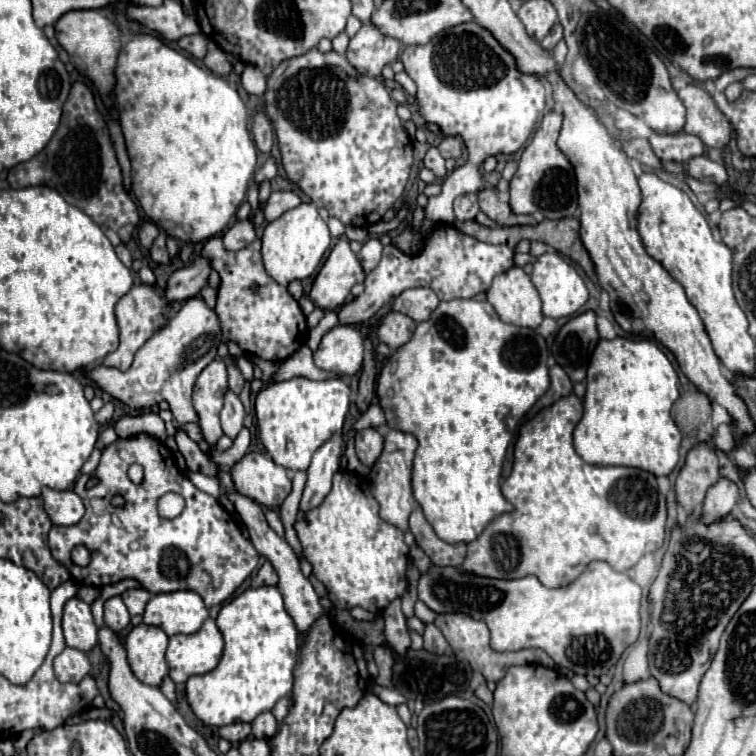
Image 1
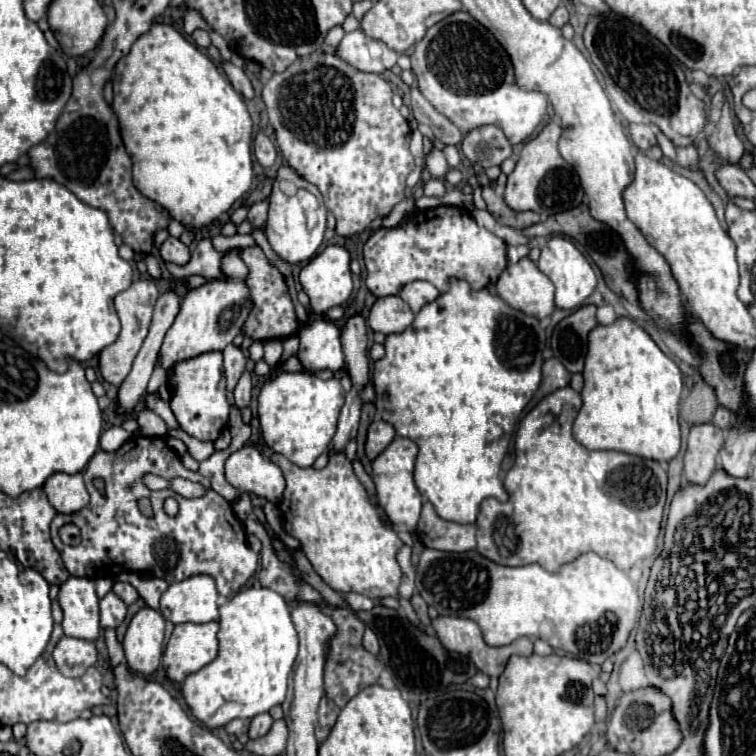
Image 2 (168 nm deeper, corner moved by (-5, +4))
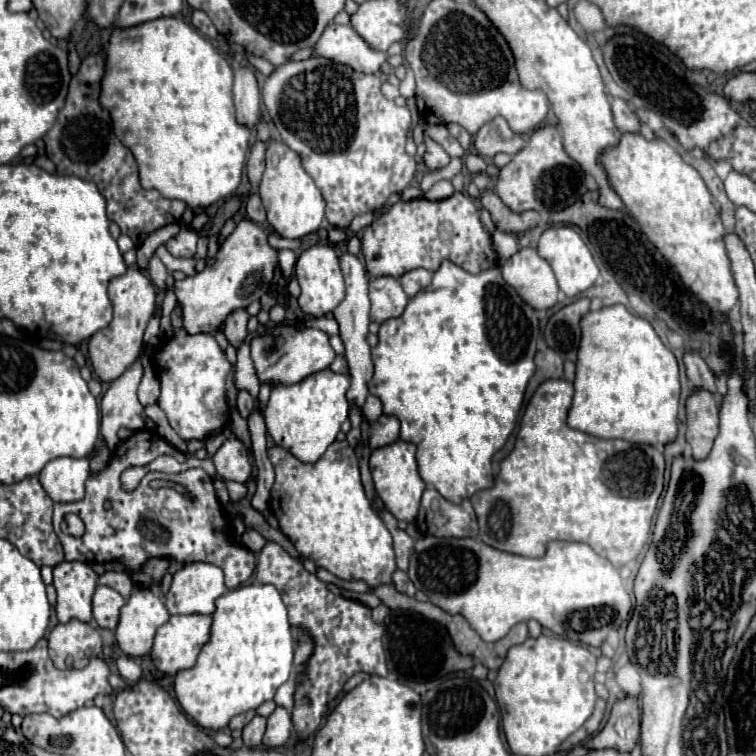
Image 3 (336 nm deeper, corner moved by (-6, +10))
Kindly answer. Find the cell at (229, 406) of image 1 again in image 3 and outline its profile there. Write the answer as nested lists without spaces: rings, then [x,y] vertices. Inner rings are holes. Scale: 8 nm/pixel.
[[[246,308],[242,310],[234,310],[228,318],[226,318],[226,324],[224,324],[224,334],[226,338],[234,344],[234,348],[240,346],[240,342],[246,338],[246,324],[248,324],[248,318],[250,314],[246,312]]]

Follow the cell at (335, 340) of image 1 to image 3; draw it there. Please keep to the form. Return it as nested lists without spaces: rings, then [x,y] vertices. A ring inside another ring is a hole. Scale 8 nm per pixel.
[[[270,324],[262,334],[254,336],[250,342],[250,358],[256,368],[260,384],[296,384],[306,376],[328,368],[334,360],[334,350],[328,342],[328,334],[316,328],[288,326],[288,324]]]

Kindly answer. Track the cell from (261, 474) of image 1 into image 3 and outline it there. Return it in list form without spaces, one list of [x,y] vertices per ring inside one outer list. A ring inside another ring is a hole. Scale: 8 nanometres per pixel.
[[[238,438],[224,440],[212,460],[218,470],[218,476],[224,480],[246,482],[252,476],[252,460]]]

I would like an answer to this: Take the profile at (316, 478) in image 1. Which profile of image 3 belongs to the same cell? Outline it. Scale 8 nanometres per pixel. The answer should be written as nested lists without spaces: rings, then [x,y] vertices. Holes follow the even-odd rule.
[[[344,252],[340,256],[340,270],[344,274],[346,282],[346,298],[334,308],[334,318],[340,324],[340,338],[346,348],[346,360],[350,366],[350,390],[348,390],[348,400],[352,404],[362,406],[366,396],[368,396],[368,380],[372,378],[372,358],[370,358],[370,346],[366,342],[368,336],[368,324],[370,324],[370,300],[368,300],[368,274],[364,262],[350,254]]]

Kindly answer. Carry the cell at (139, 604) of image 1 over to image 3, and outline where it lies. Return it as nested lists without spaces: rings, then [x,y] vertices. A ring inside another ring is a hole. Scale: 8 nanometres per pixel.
[[[104,572],[98,582],[104,584],[104,586],[114,588],[114,590],[120,592],[124,598],[128,598],[130,592],[132,592],[132,588],[134,588],[132,578],[130,578],[126,572]]]

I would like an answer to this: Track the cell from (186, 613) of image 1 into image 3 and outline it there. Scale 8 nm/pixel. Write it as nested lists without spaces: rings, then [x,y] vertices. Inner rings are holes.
[[[192,562],[174,574],[166,608],[170,614],[212,614],[214,600],[224,592],[224,572],[218,566]]]

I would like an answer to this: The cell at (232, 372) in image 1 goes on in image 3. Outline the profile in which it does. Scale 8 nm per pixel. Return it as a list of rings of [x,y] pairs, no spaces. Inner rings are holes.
[[[246,390],[238,392],[238,412],[242,414],[242,418],[248,418],[254,412],[254,398]]]

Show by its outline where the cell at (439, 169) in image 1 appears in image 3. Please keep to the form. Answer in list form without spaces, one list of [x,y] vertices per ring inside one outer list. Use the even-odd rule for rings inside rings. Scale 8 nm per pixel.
[[[424,136],[424,144],[426,144],[426,154],[424,154],[424,164],[428,170],[440,170],[450,162],[450,156],[444,152],[442,146],[438,146],[432,138]]]

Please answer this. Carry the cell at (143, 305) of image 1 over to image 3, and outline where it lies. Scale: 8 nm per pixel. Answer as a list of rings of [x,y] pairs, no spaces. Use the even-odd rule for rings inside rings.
[[[128,266],[128,270],[122,276],[110,280],[108,296],[114,306],[114,318],[104,330],[96,332],[88,342],[88,356],[92,362],[92,370],[106,384],[120,378],[124,370],[132,366],[132,362],[138,358],[138,352],[142,348],[142,334],[154,312],[156,288],[144,272],[140,272],[136,266]]]

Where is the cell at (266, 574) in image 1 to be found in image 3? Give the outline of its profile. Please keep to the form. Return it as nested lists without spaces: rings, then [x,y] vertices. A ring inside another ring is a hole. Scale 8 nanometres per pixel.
[[[268,542],[258,554],[256,578],[260,584],[272,584],[282,594],[288,608],[288,622],[296,630],[304,630],[314,640],[314,650],[296,678],[292,722],[298,740],[310,738],[322,724],[330,706],[342,692],[344,684],[356,672],[386,676],[386,656],[382,646],[384,626],[372,620],[372,610],[352,598],[334,594],[328,584],[306,572],[304,566],[292,558],[278,544]]]

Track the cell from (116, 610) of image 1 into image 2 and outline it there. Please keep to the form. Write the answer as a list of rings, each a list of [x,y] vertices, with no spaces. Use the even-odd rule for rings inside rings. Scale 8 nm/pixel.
[[[109,592],[99,602],[99,610],[101,610],[101,626],[103,628],[117,628],[127,616],[127,606],[115,592]]]

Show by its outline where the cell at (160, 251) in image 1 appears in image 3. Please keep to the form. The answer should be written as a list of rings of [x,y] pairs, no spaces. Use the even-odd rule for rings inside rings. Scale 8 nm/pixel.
[[[180,230],[178,236],[166,242],[166,248],[176,258],[192,258],[196,252],[196,242],[198,236],[192,230]]]

